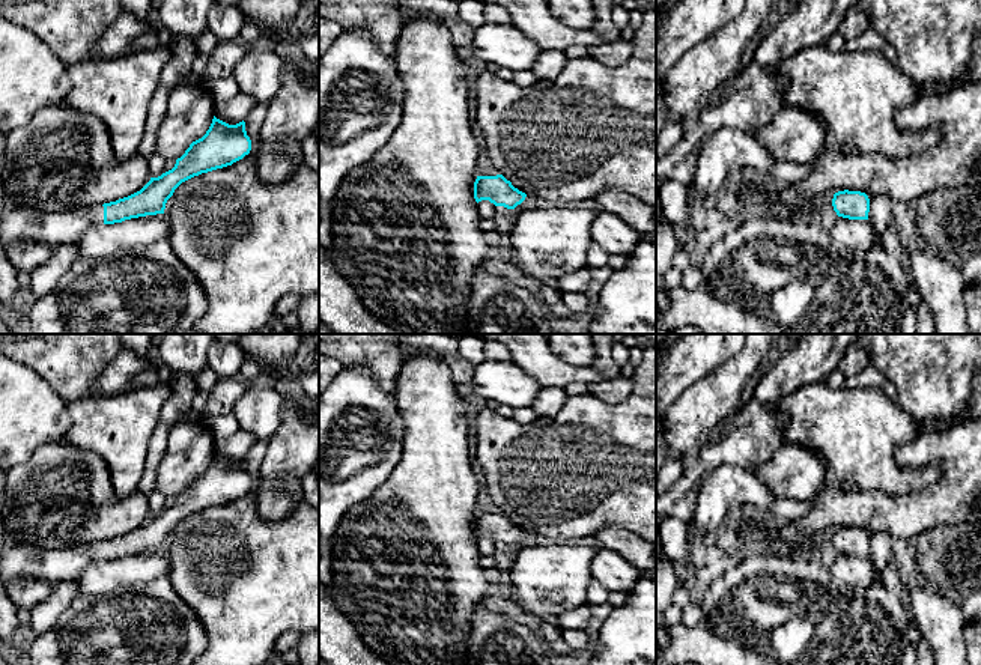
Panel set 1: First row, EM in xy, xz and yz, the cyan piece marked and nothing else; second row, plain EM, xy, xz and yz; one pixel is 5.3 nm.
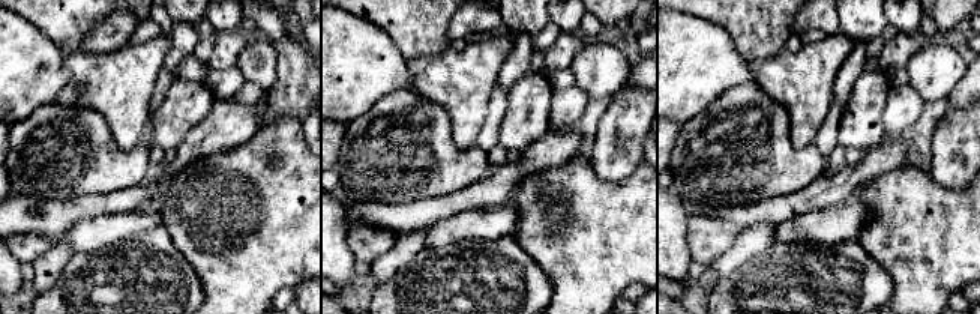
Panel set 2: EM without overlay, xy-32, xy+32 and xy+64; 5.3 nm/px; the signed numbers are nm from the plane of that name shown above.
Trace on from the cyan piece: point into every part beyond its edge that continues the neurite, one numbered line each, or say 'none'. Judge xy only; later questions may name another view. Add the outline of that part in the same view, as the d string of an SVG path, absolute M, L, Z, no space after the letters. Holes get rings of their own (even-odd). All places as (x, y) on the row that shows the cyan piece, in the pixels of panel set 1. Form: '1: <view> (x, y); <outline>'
1: xy (54, 229); M80 206L65 212L33 208L0 208L0 241L38 241L53 248L72 244L86 230L104 224L104 206Z

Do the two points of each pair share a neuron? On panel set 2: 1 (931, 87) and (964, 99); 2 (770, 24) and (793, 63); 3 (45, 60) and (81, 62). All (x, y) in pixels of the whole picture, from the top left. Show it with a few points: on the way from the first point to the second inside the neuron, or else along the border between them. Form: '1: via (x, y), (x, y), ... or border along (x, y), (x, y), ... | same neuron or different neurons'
1: border along (964, 74), (946, 98) | different neurons
2: border along (784, 47), (772, 56), (751, 60) | different neurons
3: border along (65, 54), (69, 81), (56, 96) | different neurons

